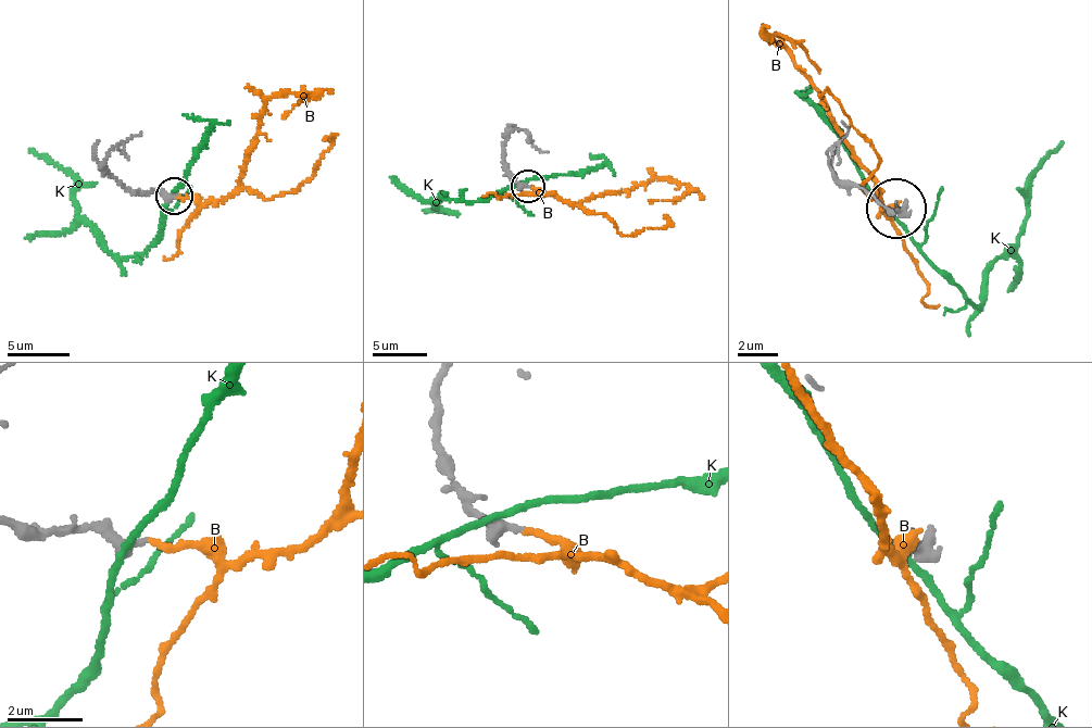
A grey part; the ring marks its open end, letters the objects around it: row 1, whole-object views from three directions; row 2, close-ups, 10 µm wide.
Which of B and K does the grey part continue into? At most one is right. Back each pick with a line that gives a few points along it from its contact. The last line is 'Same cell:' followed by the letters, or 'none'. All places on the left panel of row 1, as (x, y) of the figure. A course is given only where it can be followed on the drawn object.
B: it runs (174, 195), (208, 203), (226, 197), (238, 180), (268, 97), (295, 92), (310, 96), (298, 101), (283, 117)
Same cell: B

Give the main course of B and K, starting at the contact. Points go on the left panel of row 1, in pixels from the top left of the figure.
B: (174, 195), (208, 203), (226, 197), (238, 180), (268, 97), (295, 92), (310, 96), (298, 101), (283, 117)
K: (167, 201), (162, 221), (149, 246), (132, 255), (116, 256), (78, 215), (74, 179), (28, 149)

